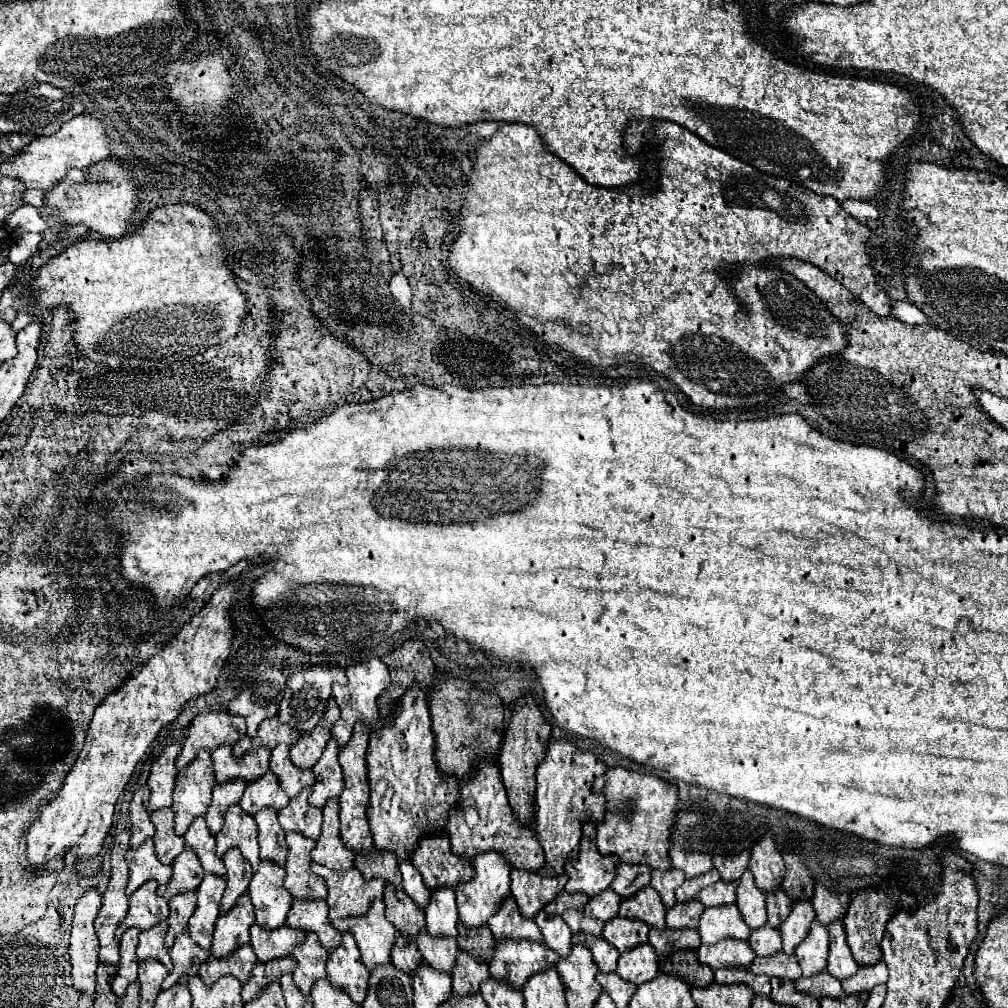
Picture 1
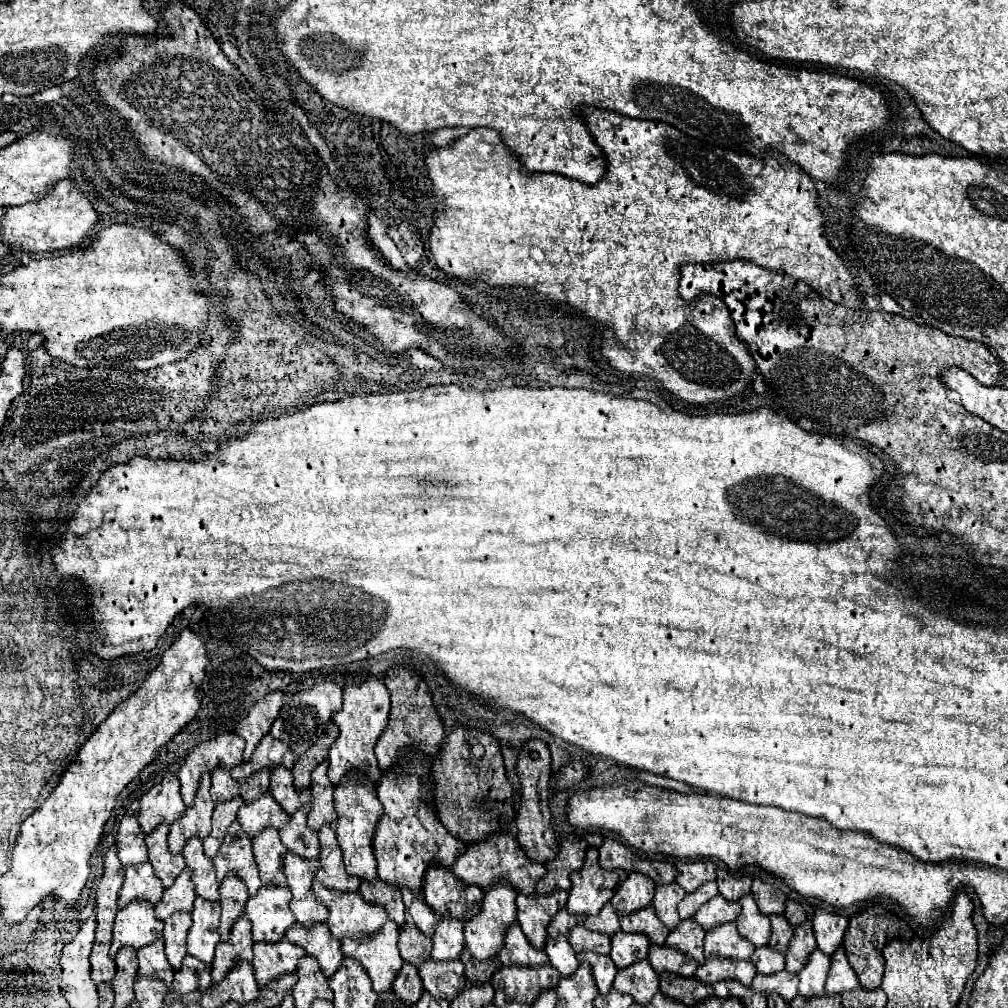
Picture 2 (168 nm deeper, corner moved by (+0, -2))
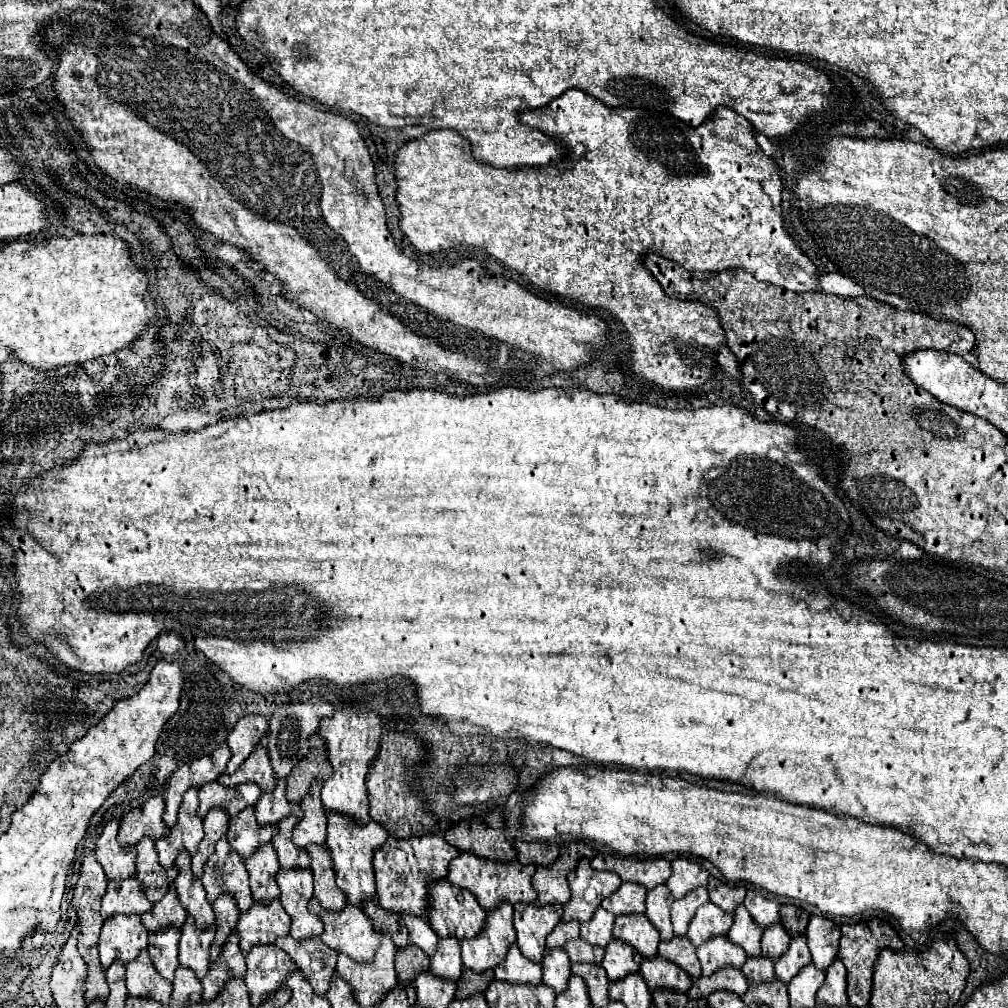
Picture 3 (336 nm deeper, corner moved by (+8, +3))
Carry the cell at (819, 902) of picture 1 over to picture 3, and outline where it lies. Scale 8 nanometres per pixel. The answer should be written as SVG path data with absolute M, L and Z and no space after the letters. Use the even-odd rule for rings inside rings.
M812 915L806 927L806 939L808 939L814 967L820 971L826 971L834 963L838 953L840 927L828 917Z

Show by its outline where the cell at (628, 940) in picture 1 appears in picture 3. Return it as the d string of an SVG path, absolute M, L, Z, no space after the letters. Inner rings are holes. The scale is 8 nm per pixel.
M614 939L606 947L602 967L606 969L606 975L610 981L620 981L630 973L638 973L640 961L642 961L642 955L638 955L634 947L626 947L624 943L618 943L618 939Z

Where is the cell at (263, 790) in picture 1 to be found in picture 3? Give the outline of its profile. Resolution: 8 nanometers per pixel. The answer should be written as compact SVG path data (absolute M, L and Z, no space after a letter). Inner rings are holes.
M246 809L238 813L234 819L230 819L230 829L228 829L228 843L234 847L242 859L254 855L254 851L262 845L268 843L276 835L276 825L258 825L254 819L254 811Z

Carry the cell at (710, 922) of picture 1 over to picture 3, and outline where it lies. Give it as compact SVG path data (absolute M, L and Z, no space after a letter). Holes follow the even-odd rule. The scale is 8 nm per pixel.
M718 935L718 939L710 939L710 943L698 947L696 955L702 965L702 975L712 975L722 967L740 969L746 963L746 953L742 947L734 947L724 935Z

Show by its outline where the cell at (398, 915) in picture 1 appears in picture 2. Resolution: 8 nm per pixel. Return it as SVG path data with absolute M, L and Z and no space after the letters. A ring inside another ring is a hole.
M400 926L400 956L418 966L424 960L430 958L430 948L432 948L432 940L428 936L424 936L424 932L420 932L416 926Z

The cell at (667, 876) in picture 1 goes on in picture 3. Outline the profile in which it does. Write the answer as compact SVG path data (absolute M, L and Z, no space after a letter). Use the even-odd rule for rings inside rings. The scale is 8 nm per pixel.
M666 885L654 887L654 891L648 891L648 897L646 897L646 917L658 929L662 941L674 937L672 923L670 923L672 901L674 901L674 897L670 895Z

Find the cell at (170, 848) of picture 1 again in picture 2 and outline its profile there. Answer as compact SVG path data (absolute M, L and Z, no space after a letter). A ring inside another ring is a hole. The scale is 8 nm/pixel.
M158 824L158 828L154 828L146 836L146 844L150 864L154 866L154 872L162 880L162 884L168 888L186 866L184 856L180 852L170 852L168 848L168 824Z

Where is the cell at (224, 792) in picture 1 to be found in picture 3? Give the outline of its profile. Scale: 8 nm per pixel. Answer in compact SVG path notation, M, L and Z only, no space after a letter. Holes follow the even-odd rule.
M210 811L210 815L206 815L206 819L204 819L204 839L198 845L198 853L192 857L194 877L200 877L204 873L204 863L214 853L216 843L226 835L228 823L230 823L230 819L226 819L226 815L222 815L222 811Z

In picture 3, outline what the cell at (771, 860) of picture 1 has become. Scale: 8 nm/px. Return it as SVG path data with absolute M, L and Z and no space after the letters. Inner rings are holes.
M748 891L746 893L746 899L744 899L744 907L750 911L750 915L752 915L752 919L758 923L758 927L762 927L762 929L766 929L766 927L770 927L770 925L774 925L774 923L778 923L780 921L780 903L776 903L776 901L770 901L770 899L766 899L766 897L762 897L760 893L756 893L756 891Z

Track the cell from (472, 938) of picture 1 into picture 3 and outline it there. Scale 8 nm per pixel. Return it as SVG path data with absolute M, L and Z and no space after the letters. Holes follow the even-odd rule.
M464 969L460 979L458 979L458 989L456 989L456 997L458 999L466 999L470 995L476 995L476 993L484 993L490 985L490 981L494 979L492 971L486 971L486 973L476 973L476 971L470 971L470 969Z

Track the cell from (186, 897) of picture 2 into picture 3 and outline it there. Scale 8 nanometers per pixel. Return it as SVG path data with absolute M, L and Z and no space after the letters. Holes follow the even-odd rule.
M174 887L168 889L168 893L162 897L162 901L158 901L148 913L144 913L142 917L142 925L154 933L154 931L162 931L166 927L176 927L180 929L186 921L186 911L184 907L178 903L178 895L174 891Z

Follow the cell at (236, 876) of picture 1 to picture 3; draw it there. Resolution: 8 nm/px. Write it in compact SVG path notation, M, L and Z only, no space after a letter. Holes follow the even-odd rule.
M222 895L214 901L212 905L214 913L216 913L216 937L214 937L214 943L210 947L210 961L214 963L228 939L228 935L234 933L236 929L236 923L240 919L240 911L234 903L234 897L232 895Z

